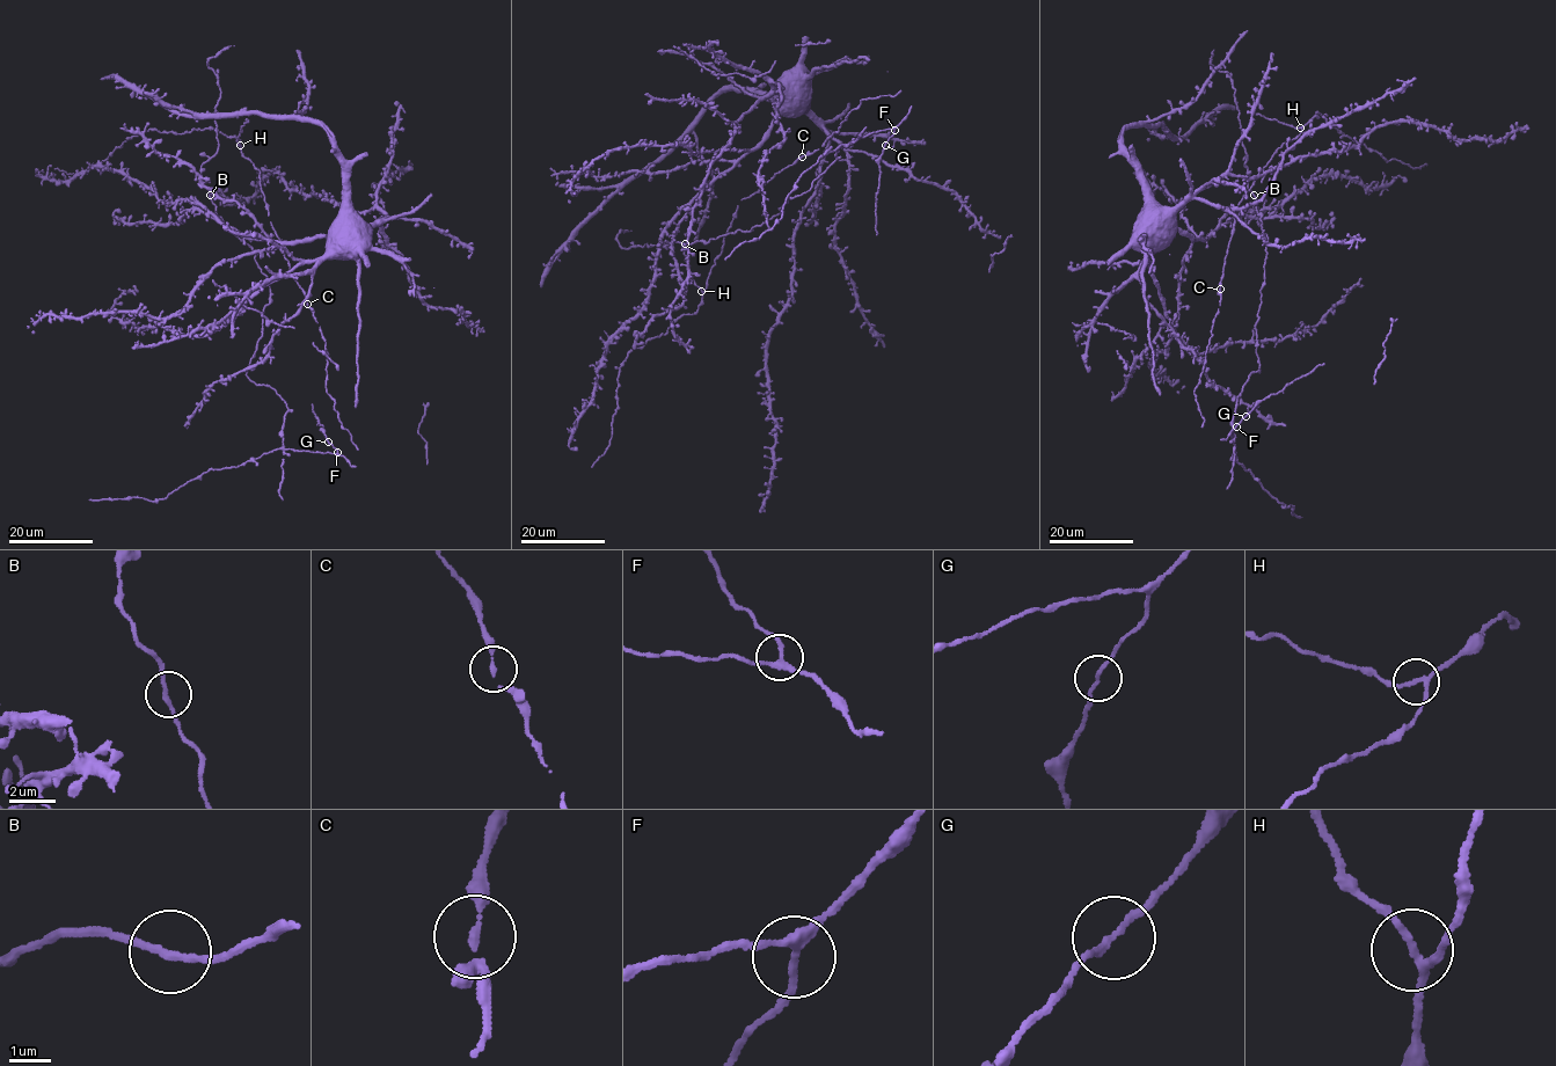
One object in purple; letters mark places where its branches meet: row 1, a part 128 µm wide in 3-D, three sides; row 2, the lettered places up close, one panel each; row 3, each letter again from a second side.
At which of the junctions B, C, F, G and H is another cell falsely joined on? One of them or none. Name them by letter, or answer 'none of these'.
H

